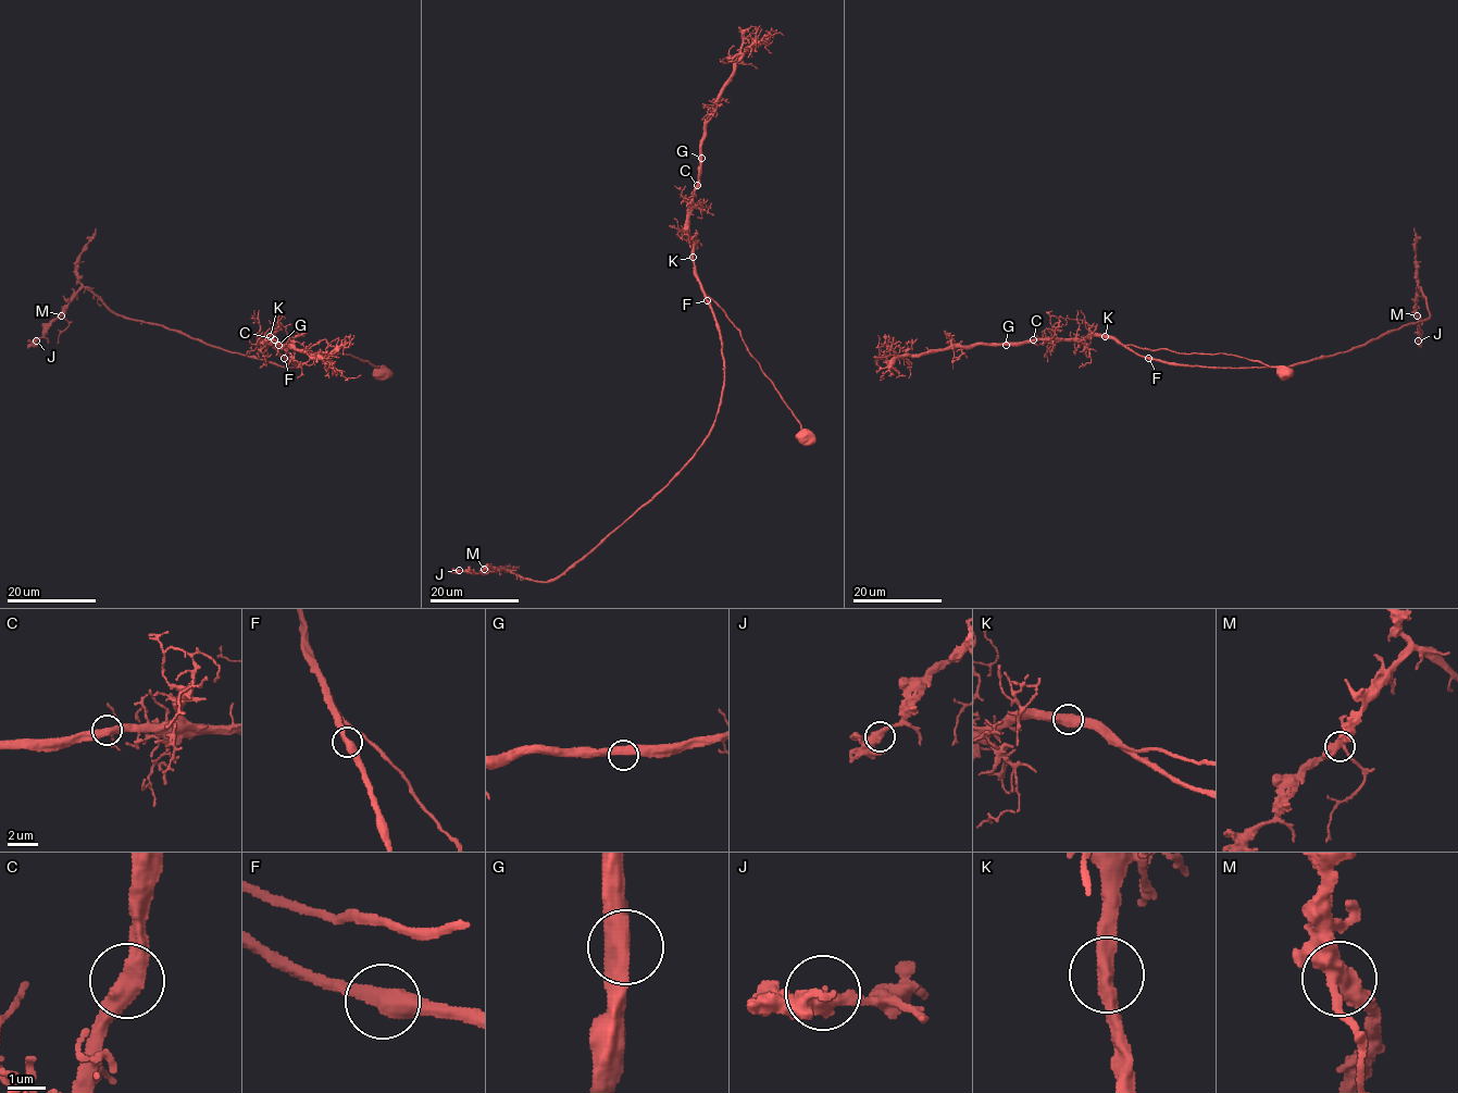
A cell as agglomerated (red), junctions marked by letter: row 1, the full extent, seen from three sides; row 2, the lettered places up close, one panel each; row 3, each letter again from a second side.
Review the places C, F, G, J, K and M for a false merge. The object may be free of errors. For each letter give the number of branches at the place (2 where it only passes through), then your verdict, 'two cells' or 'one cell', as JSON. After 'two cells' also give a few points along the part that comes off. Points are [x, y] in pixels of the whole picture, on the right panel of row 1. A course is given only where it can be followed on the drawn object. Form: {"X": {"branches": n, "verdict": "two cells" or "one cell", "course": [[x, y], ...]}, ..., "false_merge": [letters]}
{"C": {"branches": 2, "verdict": "one cell"}, "F": {"branches": 2, "verdict": "one cell"}, "G": {"branches": 2, "verdict": "one cell"}, "J": {"branches": 2, "verdict": "one cell"}, "K": {"branches": 2, "verdict": "one cell"}, "M": {"branches": 3, "verdict": "one cell"}, "false_merge": []}

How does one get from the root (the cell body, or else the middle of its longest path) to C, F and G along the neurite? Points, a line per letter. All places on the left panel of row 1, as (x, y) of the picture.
C: (381, 371), (352, 355), (282, 348), (269, 335), (266, 337), (274, 339)
F: (381, 371), (352, 355), (316, 354), (304, 348), (287, 349), (275, 345), (284, 358)
G: (381, 371), (352, 355), (282, 348), (269, 335), (266, 337), (278, 345)

